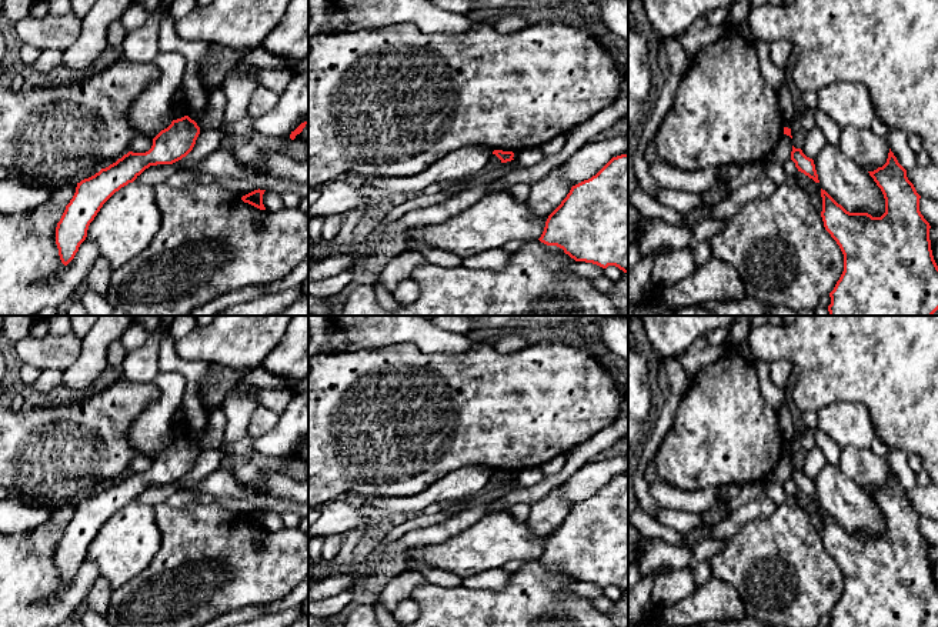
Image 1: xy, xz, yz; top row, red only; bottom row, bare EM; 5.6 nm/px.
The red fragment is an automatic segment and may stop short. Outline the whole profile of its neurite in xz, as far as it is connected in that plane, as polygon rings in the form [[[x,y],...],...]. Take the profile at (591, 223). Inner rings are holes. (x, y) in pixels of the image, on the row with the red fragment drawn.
[[[628,154],[612,157],[595,176],[573,186],[561,204],[548,216],[538,240],[563,249],[575,261],[592,263],[602,269],[615,266],[628,273]]]

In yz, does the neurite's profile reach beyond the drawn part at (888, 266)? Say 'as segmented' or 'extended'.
as segmented

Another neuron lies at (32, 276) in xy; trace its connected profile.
[[[44,203],[26,213],[0,213],[0,316],[34,316],[44,307],[59,307],[86,281],[100,251],[86,239],[74,259],[67,266],[61,263],[56,227],[64,210],[66,206]]]

